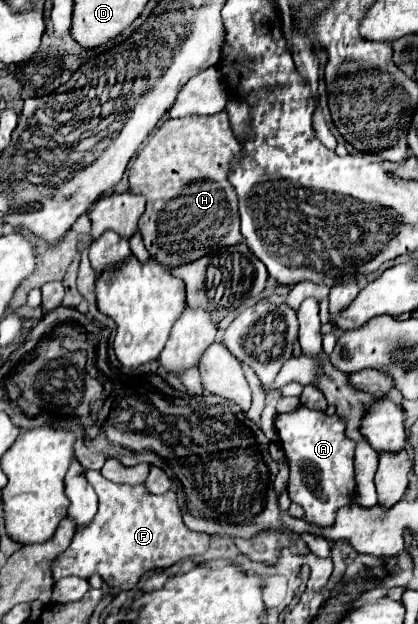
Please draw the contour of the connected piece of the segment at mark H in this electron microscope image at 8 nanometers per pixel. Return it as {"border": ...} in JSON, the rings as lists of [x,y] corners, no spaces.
{"border":[[[226,111],[216,115],[166,119],[164,125],[160,125],[146,141],[130,169],[130,189],[132,193],[146,197],[146,211],[138,221],[138,229],[152,259],[160,261],[164,267],[174,267],[200,259],[210,251],[210,247],[228,247],[242,241],[238,199],[236,191],[232,191],[232,185],[228,183],[228,169],[234,155],[240,157],[240,143],[230,129]]]}

